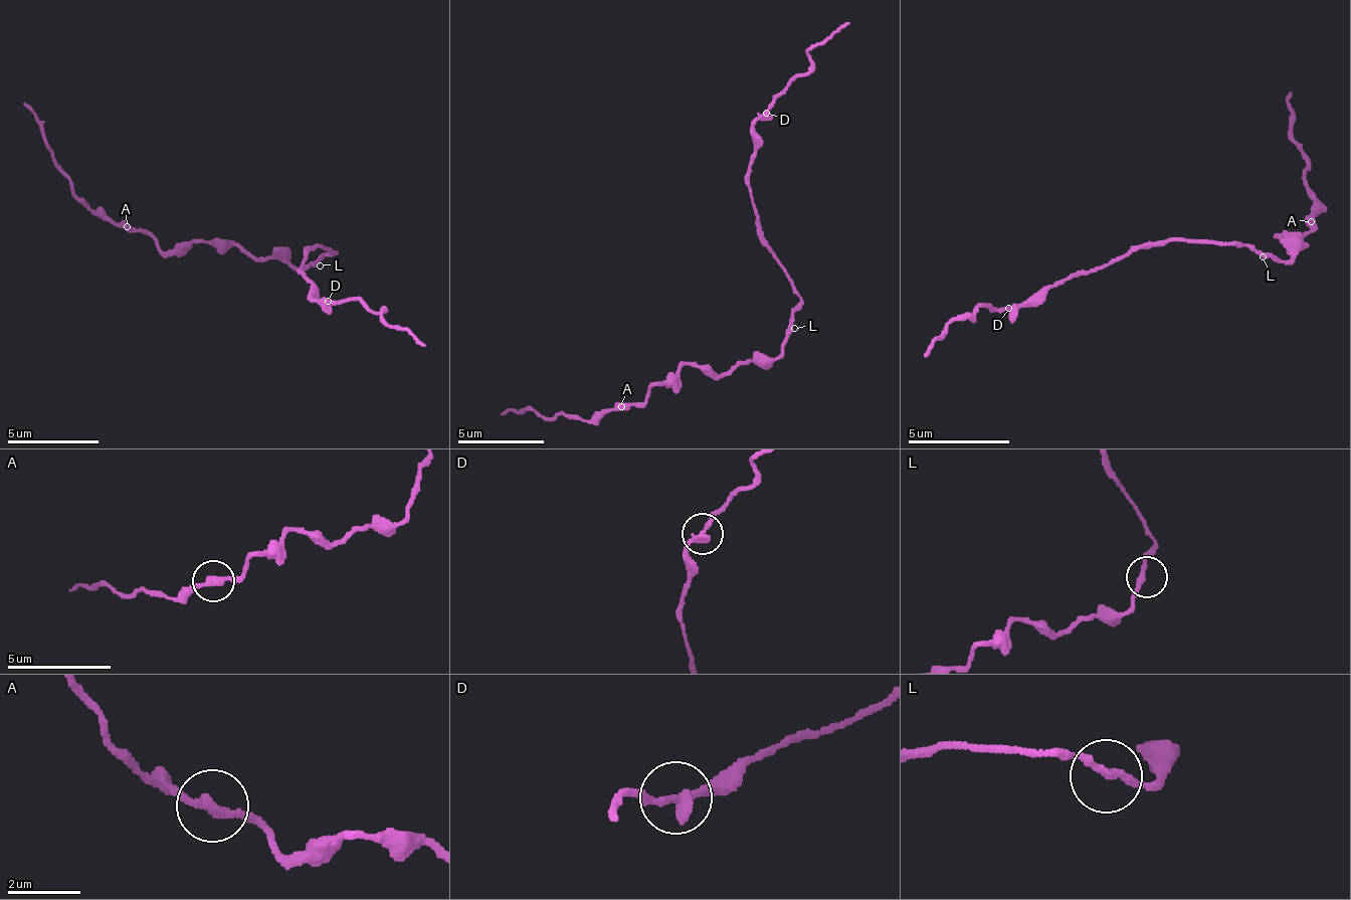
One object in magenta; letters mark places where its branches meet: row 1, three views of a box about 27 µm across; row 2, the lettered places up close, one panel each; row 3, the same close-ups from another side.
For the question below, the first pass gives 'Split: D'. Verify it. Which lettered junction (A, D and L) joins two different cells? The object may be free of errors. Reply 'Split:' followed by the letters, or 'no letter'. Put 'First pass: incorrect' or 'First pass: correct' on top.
First pass: incorrect
Split: no letter

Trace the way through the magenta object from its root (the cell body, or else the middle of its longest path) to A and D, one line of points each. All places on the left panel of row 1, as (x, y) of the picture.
A: (315, 260), (296, 271), (275, 257), (253, 257), (233, 243), (184, 243), (163, 252), (146, 230), (127, 226)
D: (315, 260), (323, 255), (336, 254), (331, 248), (312, 246), (300, 266), (305, 271), (315, 300), (326, 300)

